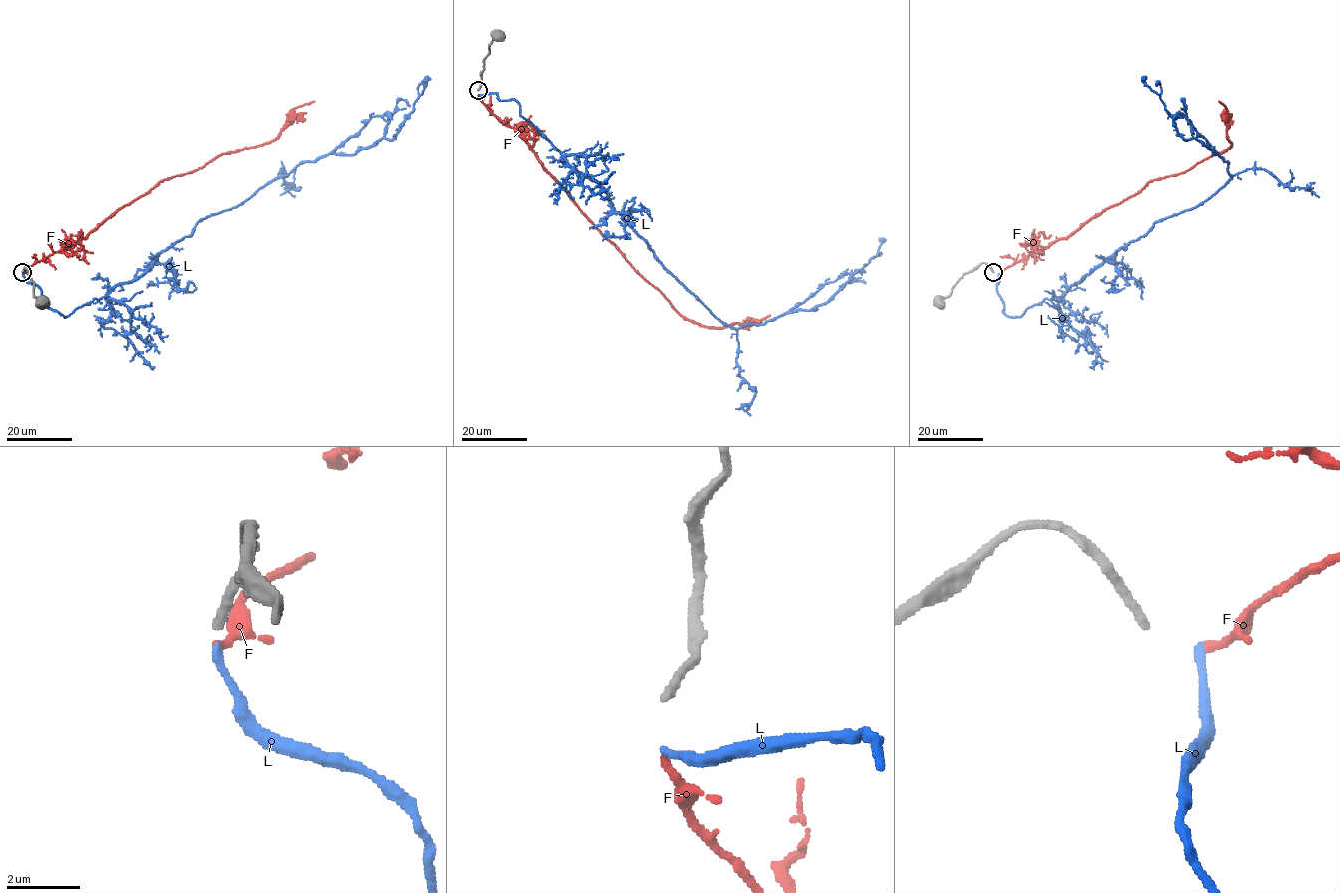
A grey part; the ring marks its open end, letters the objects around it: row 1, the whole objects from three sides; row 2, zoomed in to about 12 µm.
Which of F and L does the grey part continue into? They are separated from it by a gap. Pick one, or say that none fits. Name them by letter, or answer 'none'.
none

